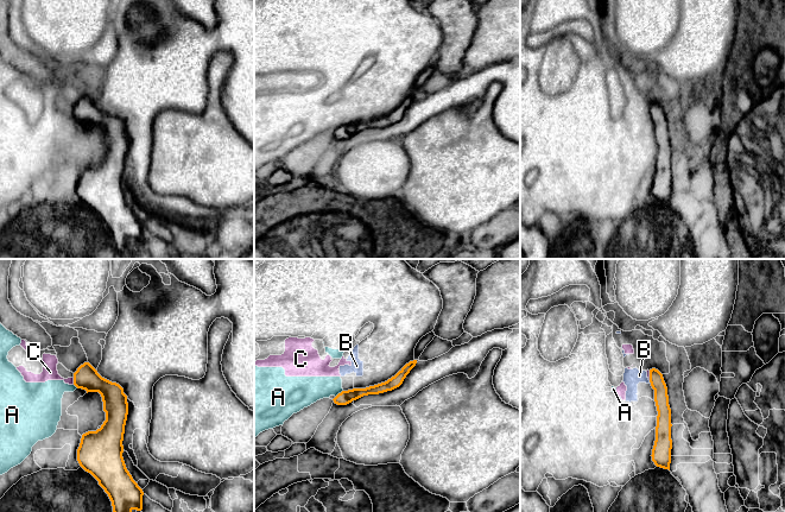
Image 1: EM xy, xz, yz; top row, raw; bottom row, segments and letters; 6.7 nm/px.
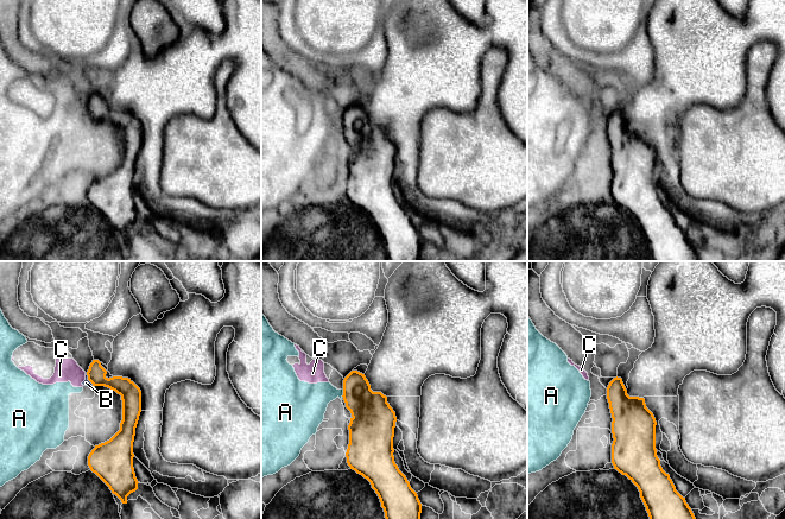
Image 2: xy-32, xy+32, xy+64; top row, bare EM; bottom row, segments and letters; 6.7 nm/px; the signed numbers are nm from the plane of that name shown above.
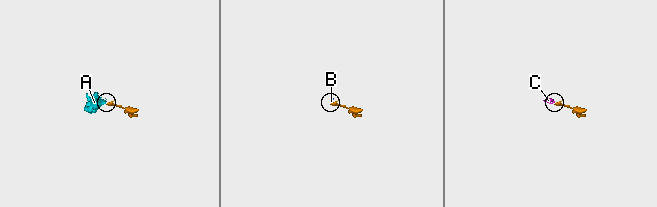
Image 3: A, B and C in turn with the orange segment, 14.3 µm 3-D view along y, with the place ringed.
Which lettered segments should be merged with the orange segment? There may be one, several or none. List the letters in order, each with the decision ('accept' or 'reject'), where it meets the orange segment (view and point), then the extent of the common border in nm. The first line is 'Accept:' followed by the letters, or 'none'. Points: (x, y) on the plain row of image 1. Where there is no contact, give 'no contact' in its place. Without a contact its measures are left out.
Accept: none
A: reject; meets orange in xz at (339, 127); contact 80 nm long
B: reject; meets orange in yz at (650, 115); contact 30 nm long
C: reject; meets orange in xy at (74, 114); contact 60 nm long

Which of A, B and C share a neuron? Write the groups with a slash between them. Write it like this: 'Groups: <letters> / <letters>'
Groups: A B C

